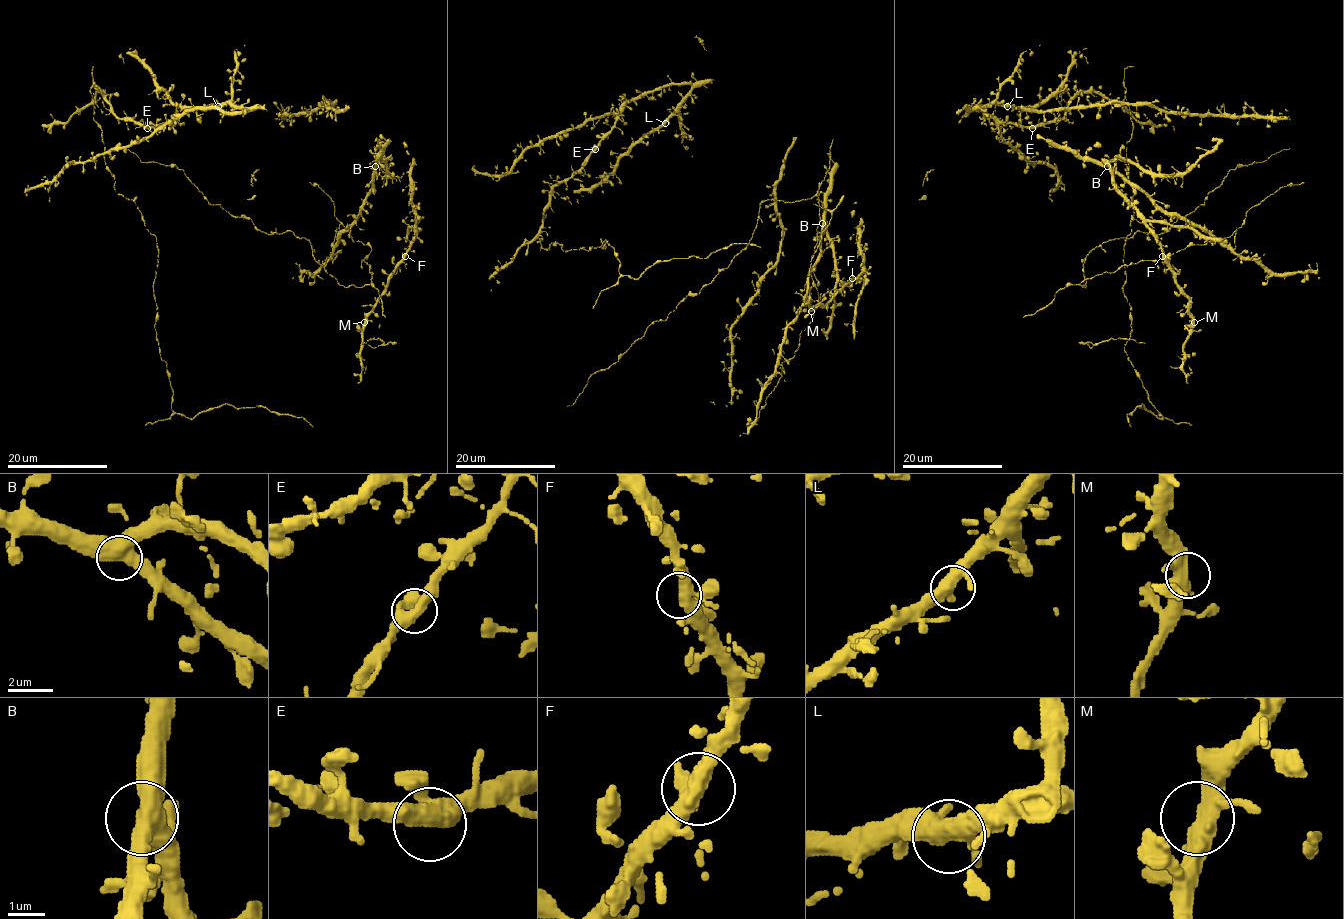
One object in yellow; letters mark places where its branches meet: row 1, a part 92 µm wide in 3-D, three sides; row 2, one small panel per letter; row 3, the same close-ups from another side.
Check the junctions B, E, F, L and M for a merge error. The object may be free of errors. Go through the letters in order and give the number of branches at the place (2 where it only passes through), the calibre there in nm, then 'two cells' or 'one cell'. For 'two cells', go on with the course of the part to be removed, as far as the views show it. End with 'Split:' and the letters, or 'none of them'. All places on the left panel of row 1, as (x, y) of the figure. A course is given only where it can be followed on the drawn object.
B: branches 3; calibre 400 nm; one cell
E: branches 3; calibre 360 nm; one cell
F: branches 3; calibre 320 nm; one cell
L: branches 3; calibre 360 nm; one cell
M: branches 3; calibre 380 nm; one cell
Split: none of them

